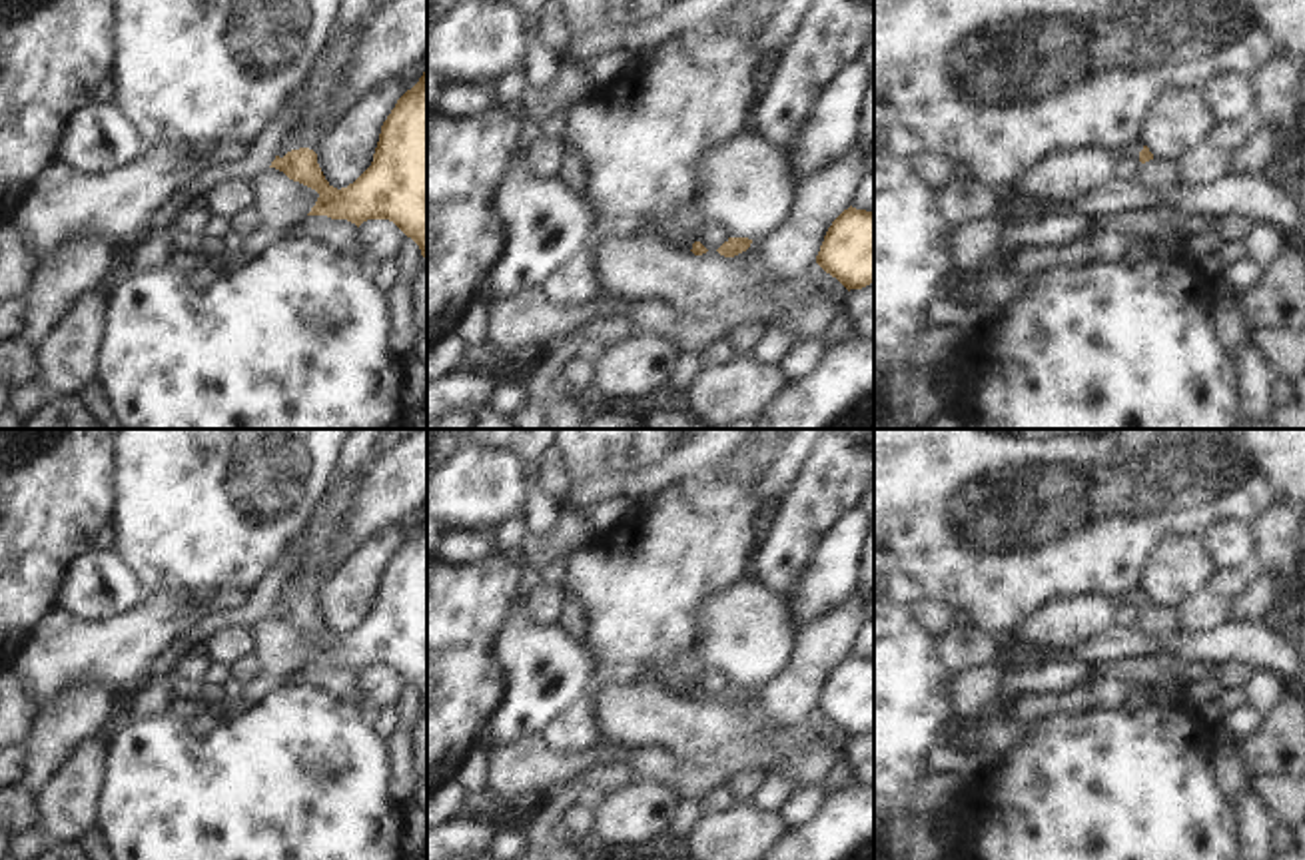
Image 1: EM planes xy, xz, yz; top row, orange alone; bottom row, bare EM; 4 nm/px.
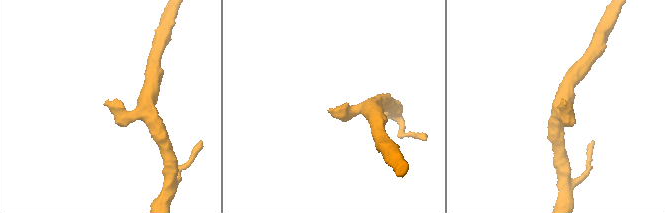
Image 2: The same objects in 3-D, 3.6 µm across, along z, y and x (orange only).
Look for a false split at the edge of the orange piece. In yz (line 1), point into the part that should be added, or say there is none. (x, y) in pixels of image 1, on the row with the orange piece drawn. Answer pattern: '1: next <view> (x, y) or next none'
1: next yz (1132, 150)

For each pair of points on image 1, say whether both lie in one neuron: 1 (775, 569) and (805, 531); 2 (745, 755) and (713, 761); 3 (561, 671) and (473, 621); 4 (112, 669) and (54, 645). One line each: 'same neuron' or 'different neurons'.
1: same neuron
2: same neuron
3: different neurons
4: same neuron

